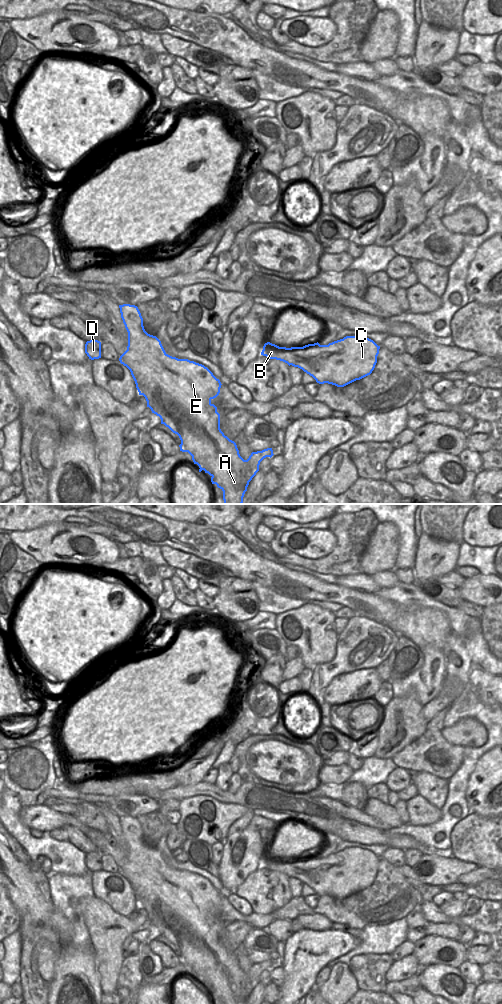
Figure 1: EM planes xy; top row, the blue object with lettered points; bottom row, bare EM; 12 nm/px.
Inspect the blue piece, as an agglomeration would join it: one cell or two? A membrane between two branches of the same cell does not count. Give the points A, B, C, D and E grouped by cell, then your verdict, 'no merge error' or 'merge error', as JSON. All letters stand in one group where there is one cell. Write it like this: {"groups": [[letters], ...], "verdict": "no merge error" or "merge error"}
{"groups": [["A", "B", "C", "D", "E"]], "verdict": "no merge error"}

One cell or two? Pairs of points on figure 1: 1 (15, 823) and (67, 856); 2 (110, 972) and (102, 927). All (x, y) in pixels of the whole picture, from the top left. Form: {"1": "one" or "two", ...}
{"1": "one", "2": "one"}

